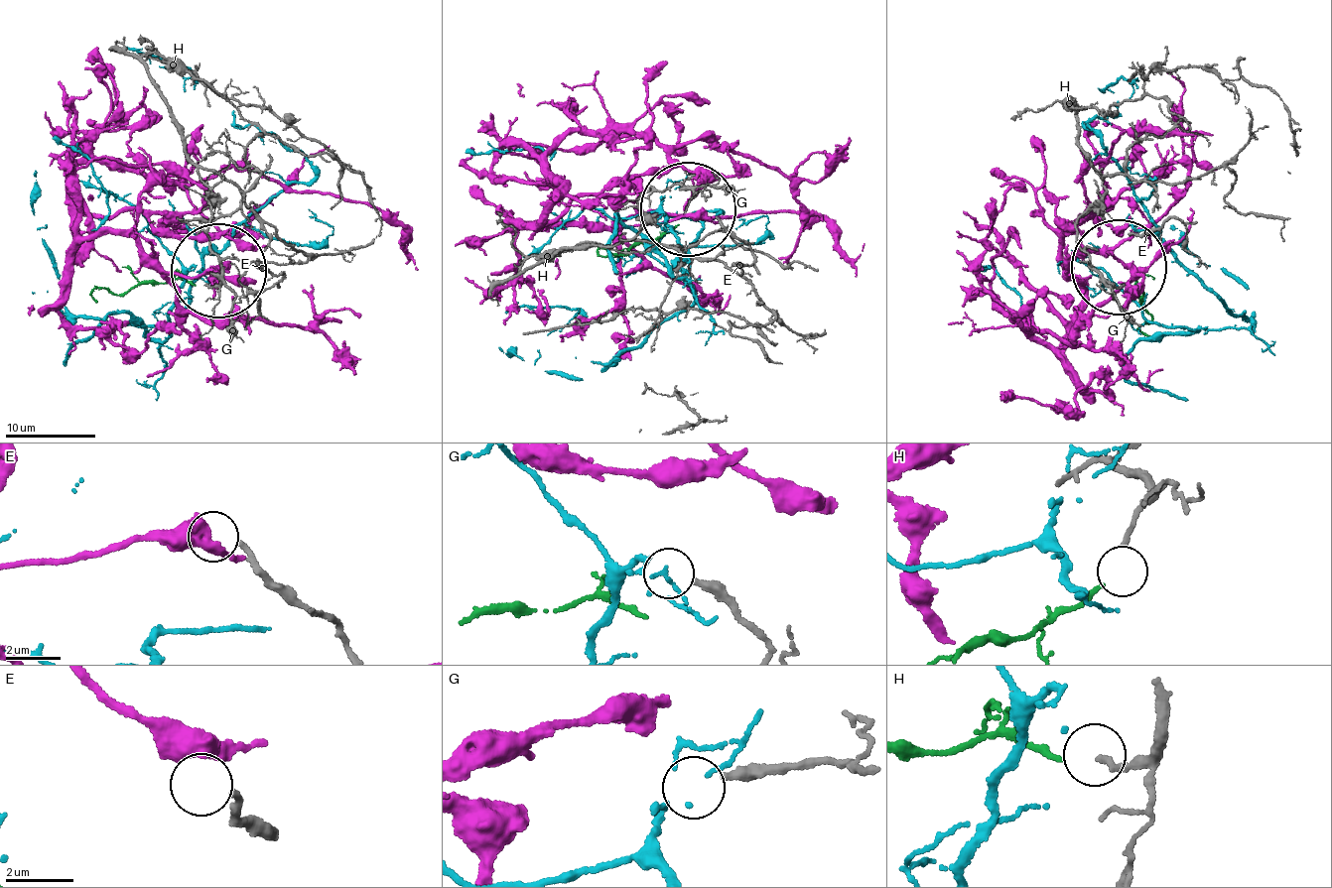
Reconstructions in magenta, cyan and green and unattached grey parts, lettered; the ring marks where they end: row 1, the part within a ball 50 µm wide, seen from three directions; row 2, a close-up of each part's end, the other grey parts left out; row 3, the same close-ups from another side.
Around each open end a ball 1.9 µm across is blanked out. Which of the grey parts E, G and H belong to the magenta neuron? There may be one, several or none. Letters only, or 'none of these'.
none of these

